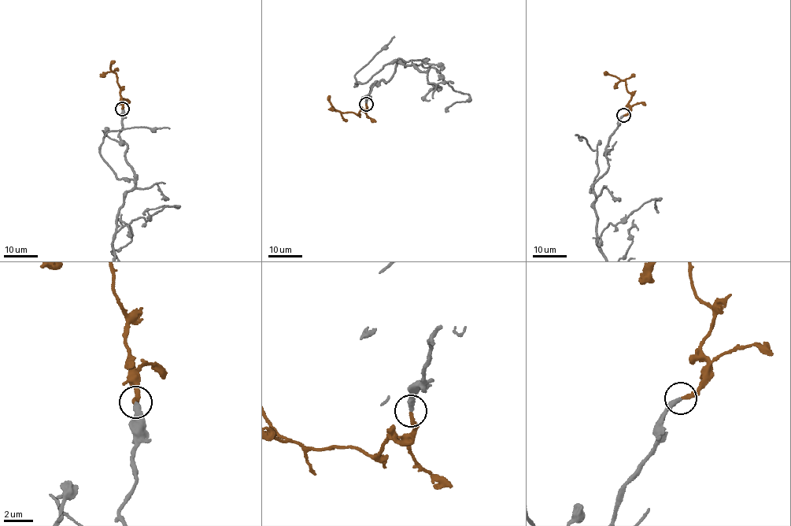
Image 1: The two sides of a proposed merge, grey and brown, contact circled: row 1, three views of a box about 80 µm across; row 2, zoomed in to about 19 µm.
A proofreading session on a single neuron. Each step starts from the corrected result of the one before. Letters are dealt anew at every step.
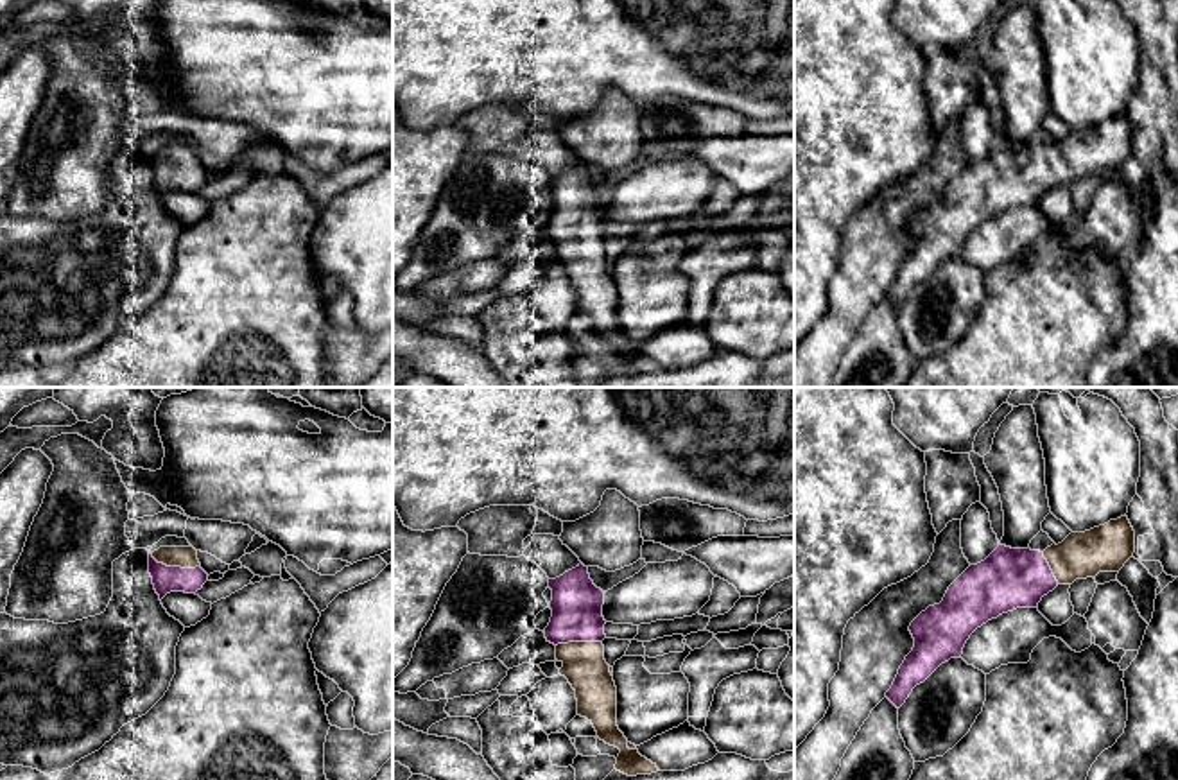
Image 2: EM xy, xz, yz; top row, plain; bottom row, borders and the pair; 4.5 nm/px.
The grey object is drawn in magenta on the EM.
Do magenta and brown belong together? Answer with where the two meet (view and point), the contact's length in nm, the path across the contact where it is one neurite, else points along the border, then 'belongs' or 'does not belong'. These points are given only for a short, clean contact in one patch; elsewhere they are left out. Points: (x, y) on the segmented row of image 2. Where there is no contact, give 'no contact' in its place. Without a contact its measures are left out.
meets magenta in xy at (174, 567); contact 240 nm long; runs through xy (165, 580), (174, 567), (173, 556); belongs

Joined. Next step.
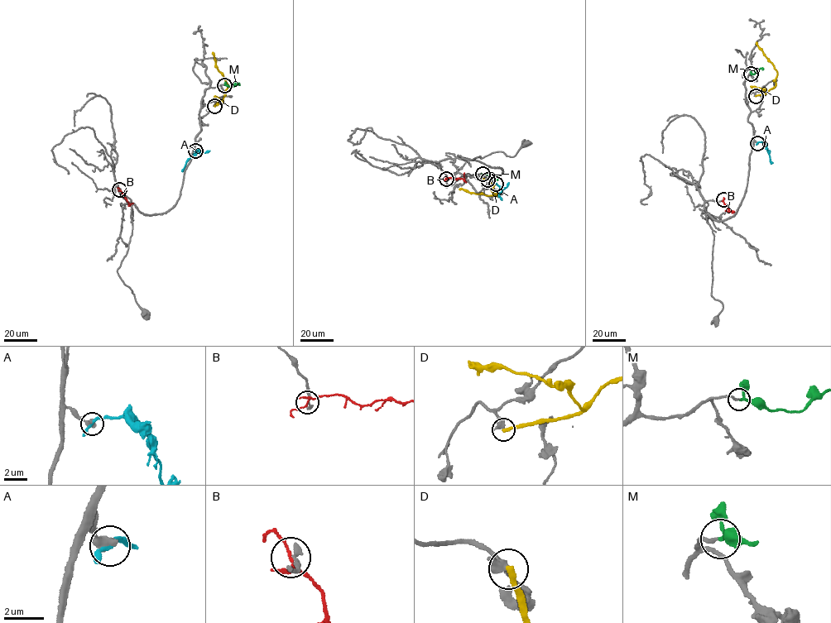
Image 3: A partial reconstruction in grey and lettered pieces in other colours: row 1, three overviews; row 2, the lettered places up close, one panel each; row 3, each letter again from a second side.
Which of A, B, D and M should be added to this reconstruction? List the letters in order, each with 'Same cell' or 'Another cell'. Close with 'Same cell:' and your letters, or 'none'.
A: Another cell
B: Another cell
D: Another cell
M: Same cell
Same cell: M

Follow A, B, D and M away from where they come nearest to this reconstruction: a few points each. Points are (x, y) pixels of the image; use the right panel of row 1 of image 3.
A: (757, 142), (765, 143), (771, 164)
B: (723, 199), (731, 211), (725, 210)
D: (756, 95), (766, 93), (775, 86), (777, 72), (756, 42)
M: (751, 74), (762, 69)

